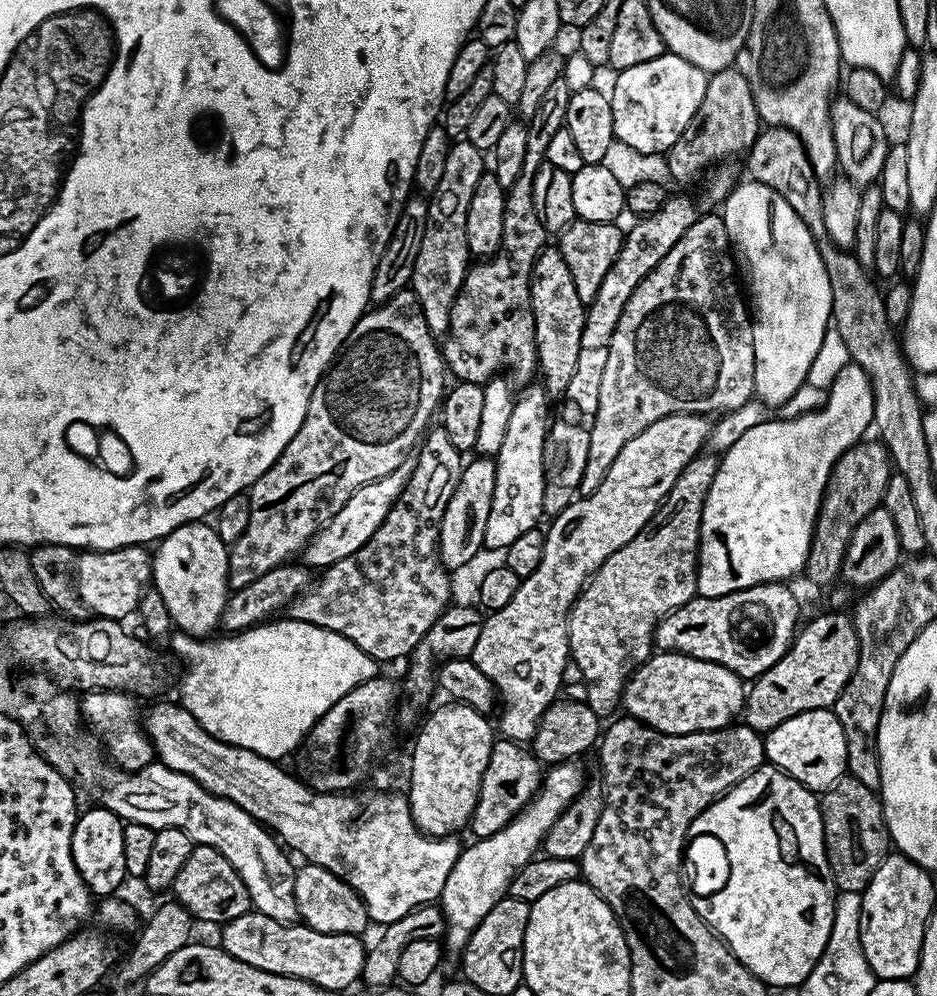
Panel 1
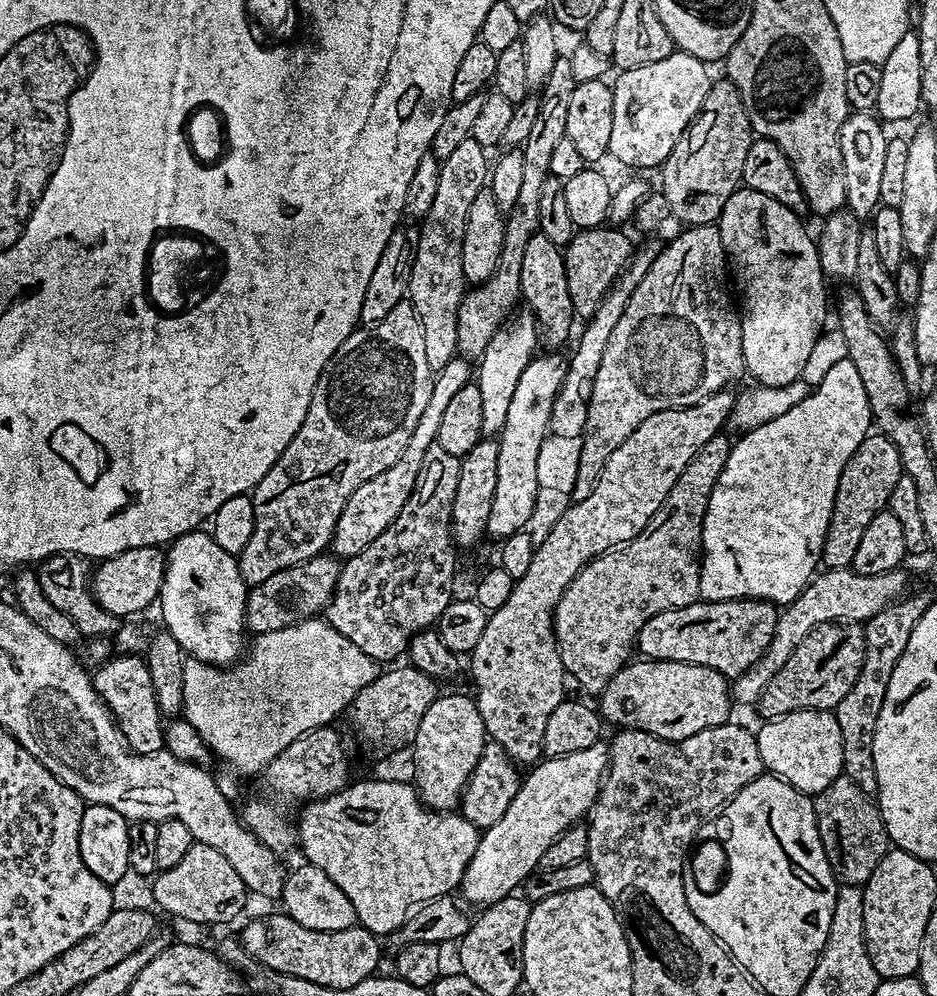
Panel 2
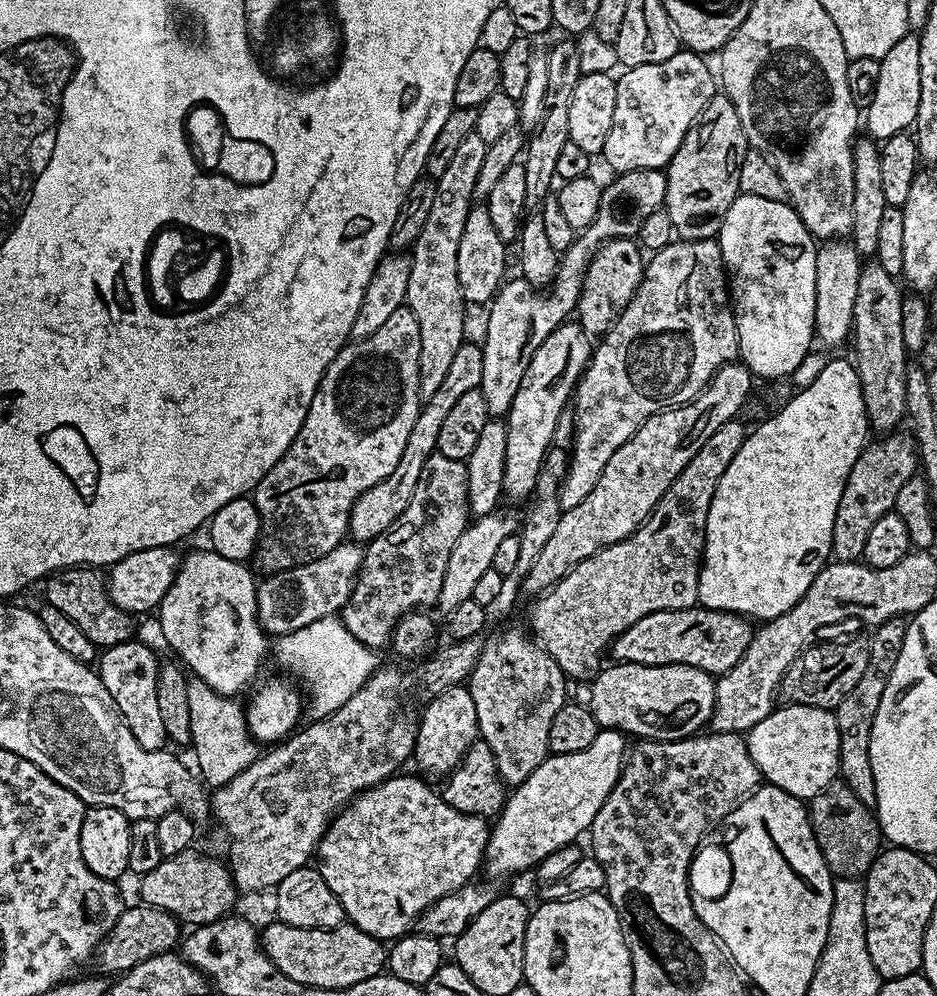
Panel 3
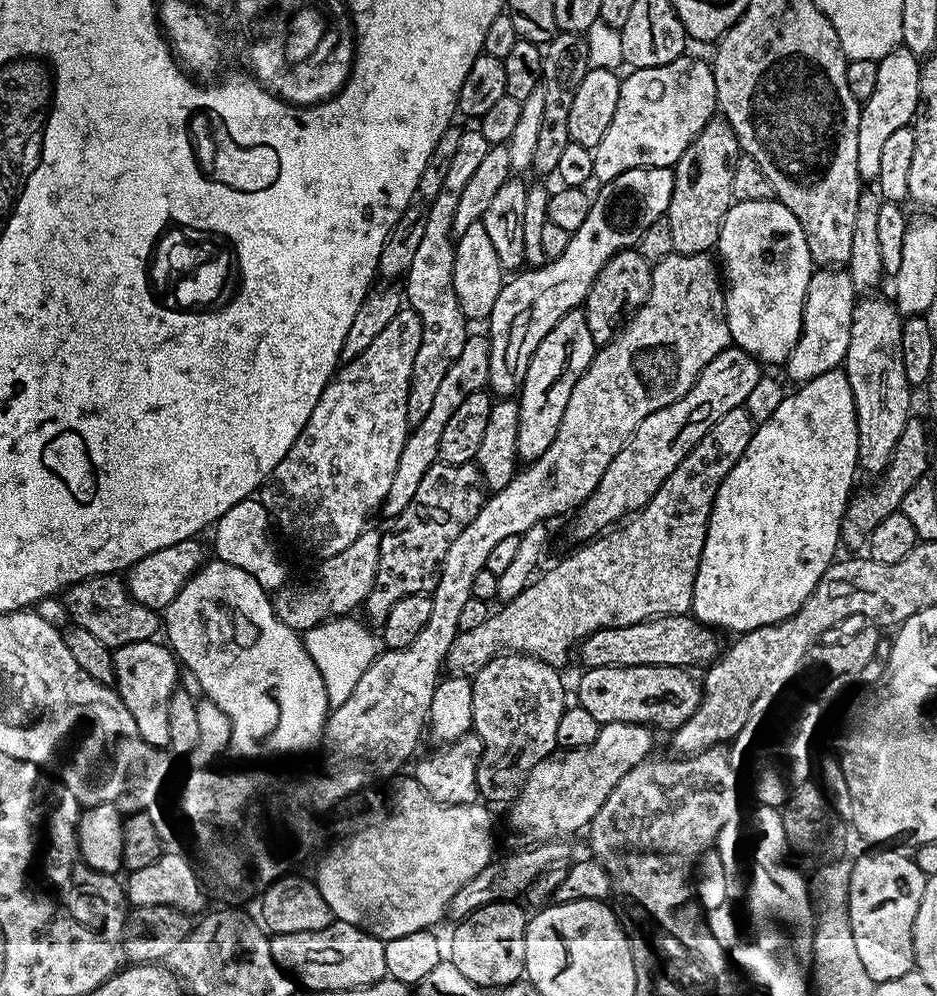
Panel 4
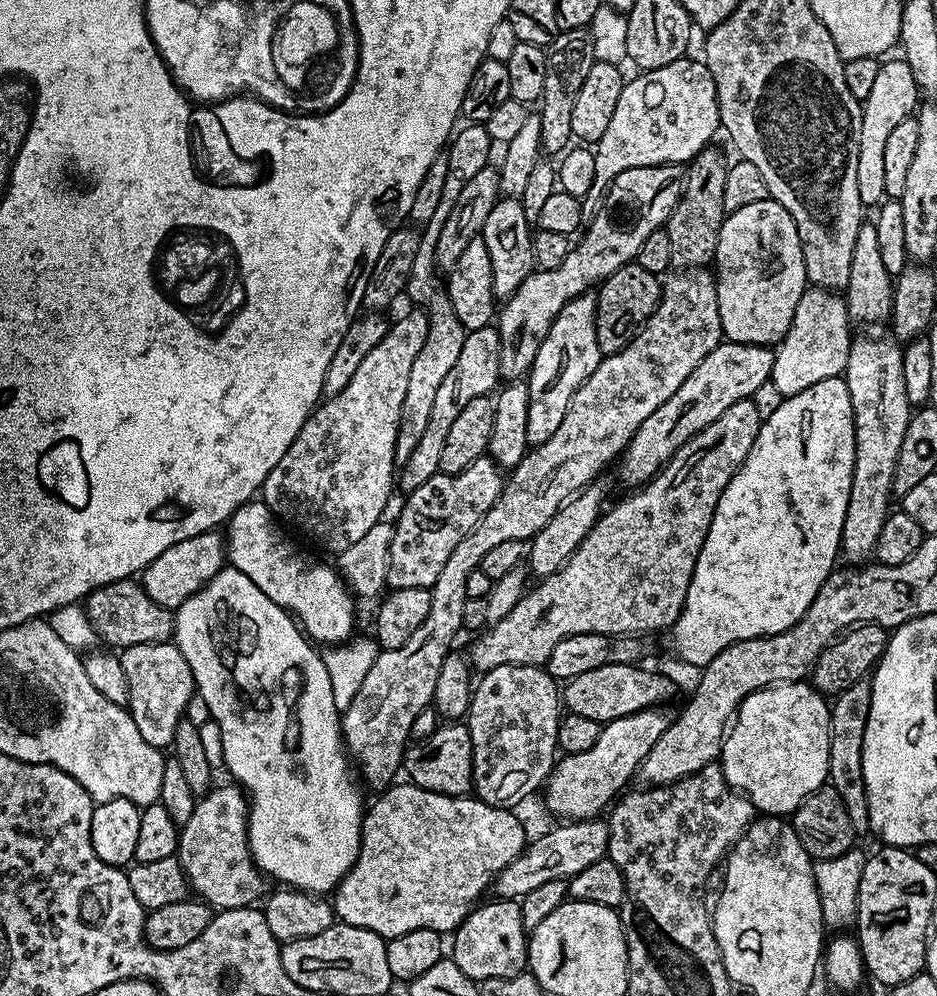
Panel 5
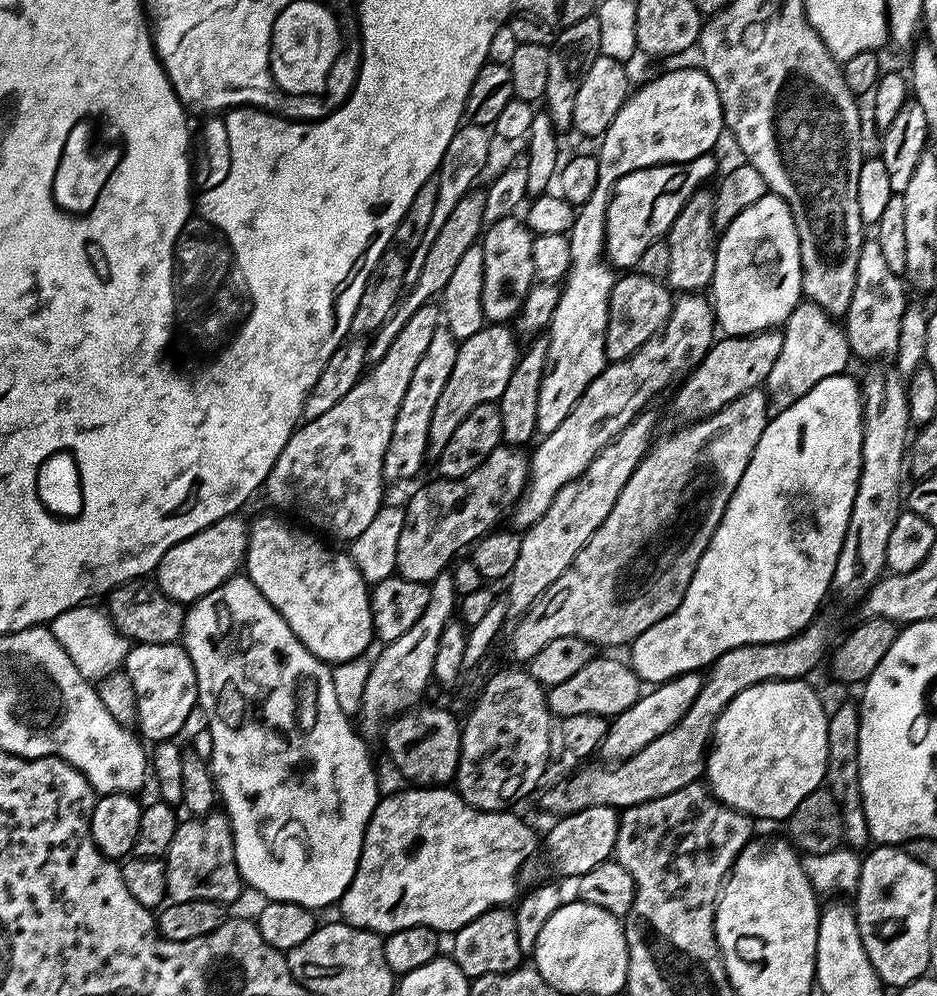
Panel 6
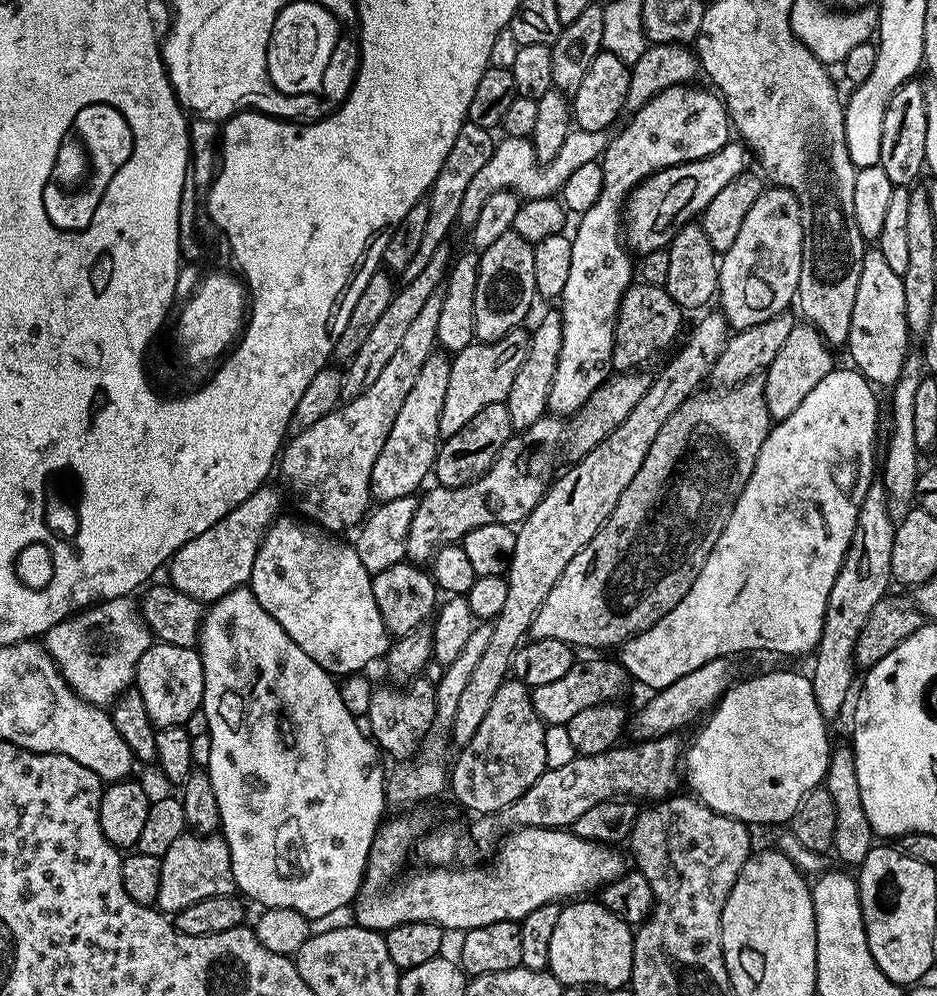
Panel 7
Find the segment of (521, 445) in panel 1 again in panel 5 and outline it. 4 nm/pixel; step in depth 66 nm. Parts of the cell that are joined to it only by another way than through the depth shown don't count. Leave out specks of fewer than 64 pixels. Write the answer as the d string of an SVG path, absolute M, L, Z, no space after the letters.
M592 294L576 296L554 318L546 338L540 341L538 354L532 363L532 369L527 374L526 383L530 390L530 422L526 422L526 438L529 445L535 446L546 442L558 426L562 426L562 418L566 418L566 410L572 401L572 395L579 390L590 374L600 365L602 357L598 346L598 334L596 333L596 297Z

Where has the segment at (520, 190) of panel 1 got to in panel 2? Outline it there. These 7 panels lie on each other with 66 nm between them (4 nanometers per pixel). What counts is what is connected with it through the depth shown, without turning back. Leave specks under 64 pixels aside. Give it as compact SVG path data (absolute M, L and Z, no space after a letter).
M564 54L556 57L543 88L538 92L540 98L538 118L534 118L530 138L522 145L526 158L522 191L518 194L518 202L514 202L514 206L506 214L500 265L497 266L495 274L489 280L469 287L460 303L456 351L469 362L483 357L484 351L490 340L494 338L496 331L504 327L509 317L517 311L516 303L519 305L522 300L520 295L522 254L525 253L526 244L530 242L530 238L534 238L534 234L540 231L542 186L548 181L550 175L550 156L554 154L558 142L562 142L562 138L566 136L566 114L570 107L570 97L573 96L577 86L574 69L570 66L568 59L569 57Z

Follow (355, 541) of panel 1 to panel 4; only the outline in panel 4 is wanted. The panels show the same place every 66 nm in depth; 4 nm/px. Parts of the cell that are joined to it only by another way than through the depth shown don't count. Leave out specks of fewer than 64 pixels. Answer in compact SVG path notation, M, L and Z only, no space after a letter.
M469 335L466 346L462 346L462 354L454 358L454 366L450 366L446 378L442 378L426 418L422 418L422 422L418 422L409 431L406 442L402 446L402 454L398 458L398 470L394 470L394 482L382 505L382 512L385 512L388 518L400 516L402 510L410 506L410 498L414 498L422 478L426 478L426 470L430 470L430 466L437 463L440 455L438 442L442 442L442 430L446 430L446 422L450 422L450 414L454 414L454 410L458 410L459 404L465 398L470 398L470 394L481 391L487 385L489 370L490 342L487 335Z

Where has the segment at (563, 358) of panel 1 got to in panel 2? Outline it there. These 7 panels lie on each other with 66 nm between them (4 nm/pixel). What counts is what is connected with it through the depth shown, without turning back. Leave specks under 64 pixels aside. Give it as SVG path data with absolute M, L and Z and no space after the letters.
M536 232L534 238L530 238L530 242L526 244L526 251L522 254L520 295L523 303L527 305L538 321L543 343L545 340L552 347L549 349L560 350L572 332L574 313L561 245L550 242L550 238L546 238L544 232Z

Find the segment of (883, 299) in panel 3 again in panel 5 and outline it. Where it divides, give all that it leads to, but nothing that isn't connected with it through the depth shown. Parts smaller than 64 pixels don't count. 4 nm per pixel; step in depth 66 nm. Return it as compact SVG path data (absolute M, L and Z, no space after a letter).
M857 335L850 346L848 361L843 370L844 381L850 390L850 406L854 418L854 474L850 486L850 502L846 506L846 518L842 526L840 539L840 556L848 566L864 566L873 559L878 534L890 511L888 503L894 500L892 483L896 477L896 463L906 438L908 423L914 411L913 405L906 398L906 381L902 378L903 347L895 336L860 336Z

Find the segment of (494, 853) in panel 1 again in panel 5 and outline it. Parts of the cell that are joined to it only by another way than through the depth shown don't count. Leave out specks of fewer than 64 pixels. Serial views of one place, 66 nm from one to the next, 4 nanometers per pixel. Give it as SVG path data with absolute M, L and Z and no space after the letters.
M659 707L644 708L641 712L635 712L626 718L610 720L601 727L598 742L594 742L594 746L590 746L590 750L586 750L582 754L574 754L573 756L565 755L563 758L555 761L555 767L543 785L542 793L544 792L544 800L548 803L549 810L554 815L560 816L556 818L590 820L599 817L601 815L600 811L604 807L605 811L625 791L626 785L624 783L631 776L635 777L637 775L640 764L646 758L646 754L650 754L654 742L658 742L658 738L662 738L662 734L666 734L670 716L660 711L664 710L661 710Z

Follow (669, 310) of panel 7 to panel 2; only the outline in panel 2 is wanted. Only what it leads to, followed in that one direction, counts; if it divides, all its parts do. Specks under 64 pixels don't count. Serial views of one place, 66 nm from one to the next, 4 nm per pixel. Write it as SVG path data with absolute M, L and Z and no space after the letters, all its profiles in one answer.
M601 226L577 231L572 240L563 249L566 262L566 278L570 286L572 311L581 321L587 322L596 313L604 296L613 284L620 279L633 259L632 240L616 228Z

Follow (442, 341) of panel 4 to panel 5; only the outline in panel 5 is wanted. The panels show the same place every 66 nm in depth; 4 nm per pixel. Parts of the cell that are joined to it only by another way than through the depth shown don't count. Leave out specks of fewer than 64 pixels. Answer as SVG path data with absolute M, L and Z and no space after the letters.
M468 122L463 126L465 128L461 127L447 145L448 165L446 166L446 187L442 190L442 202L438 202L438 210L434 210L434 218L430 218L430 222L423 225L420 232L418 255L414 258L414 270L410 270L406 289L407 299L412 299L416 303L413 305L419 306L428 315L428 329L426 342L422 342L422 350L418 350L418 358L414 358L414 366L410 366L406 398L402 398L396 439L396 462L400 466L407 462L410 454L414 454L414 446L418 446L418 441L422 439L422 433L426 431L426 425L430 419L434 397L442 386L442 381L446 379L446 374L450 374L451 368L454 367L454 361L462 351L462 342L466 335L462 322L458 322L458 314L454 314L454 306L450 306L447 287L442 283L441 277L440 280L436 277L438 269L434 258L434 248L438 246L438 233L442 230L442 225L445 224L446 217L449 216L450 209L458 198L458 193L462 191L462 186L466 186L466 182L470 182L470 178L474 178L474 174L478 174L478 170L489 167L491 160L488 159L492 156L492 148L494 149L494 141L483 124Z

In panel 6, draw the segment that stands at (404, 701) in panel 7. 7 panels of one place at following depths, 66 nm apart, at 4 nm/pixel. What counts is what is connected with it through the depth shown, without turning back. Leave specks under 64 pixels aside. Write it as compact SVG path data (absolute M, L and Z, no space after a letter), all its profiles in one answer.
M417 706L387 721L383 729L384 748L392 759L392 764L402 775L416 786L448 786L456 779L459 768L461 721L456 721L444 708L424 708Z

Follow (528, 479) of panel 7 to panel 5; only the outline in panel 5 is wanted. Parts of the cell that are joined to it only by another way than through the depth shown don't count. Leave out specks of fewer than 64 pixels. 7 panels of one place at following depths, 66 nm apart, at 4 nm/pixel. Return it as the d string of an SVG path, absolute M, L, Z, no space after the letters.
M480 456L466 470L458 474L439 471L431 476L418 490L407 493L404 509L394 520L390 558L388 559L389 589L427 588L431 590L446 566L446 558L454 554L454 546L462 542L475 530L478 522L498 502L506 483L505 473L492 457Z

